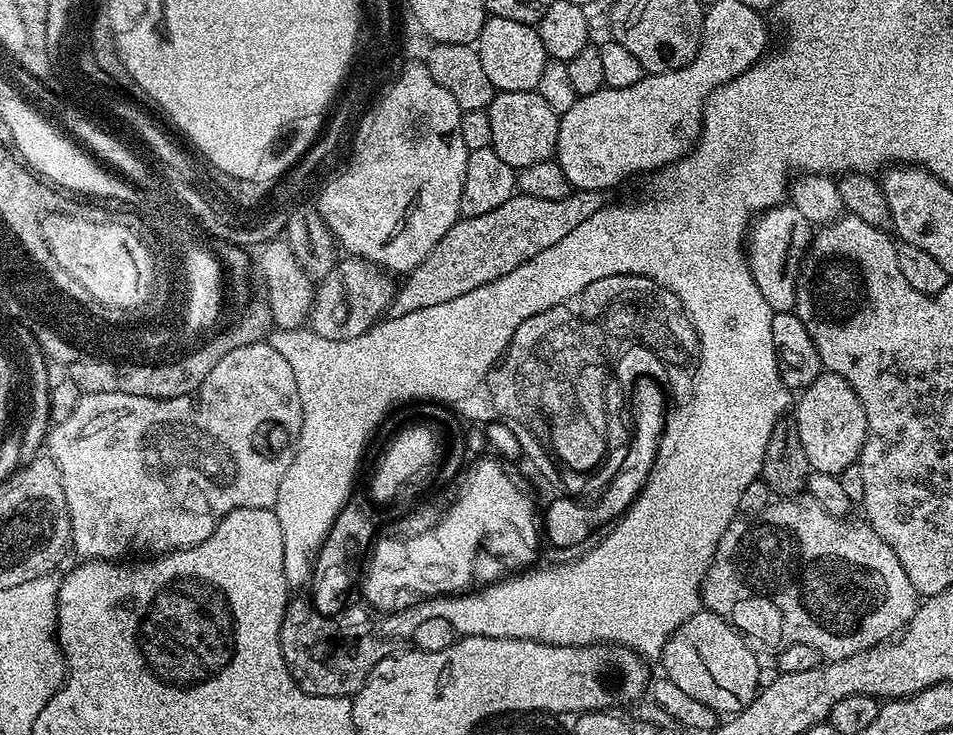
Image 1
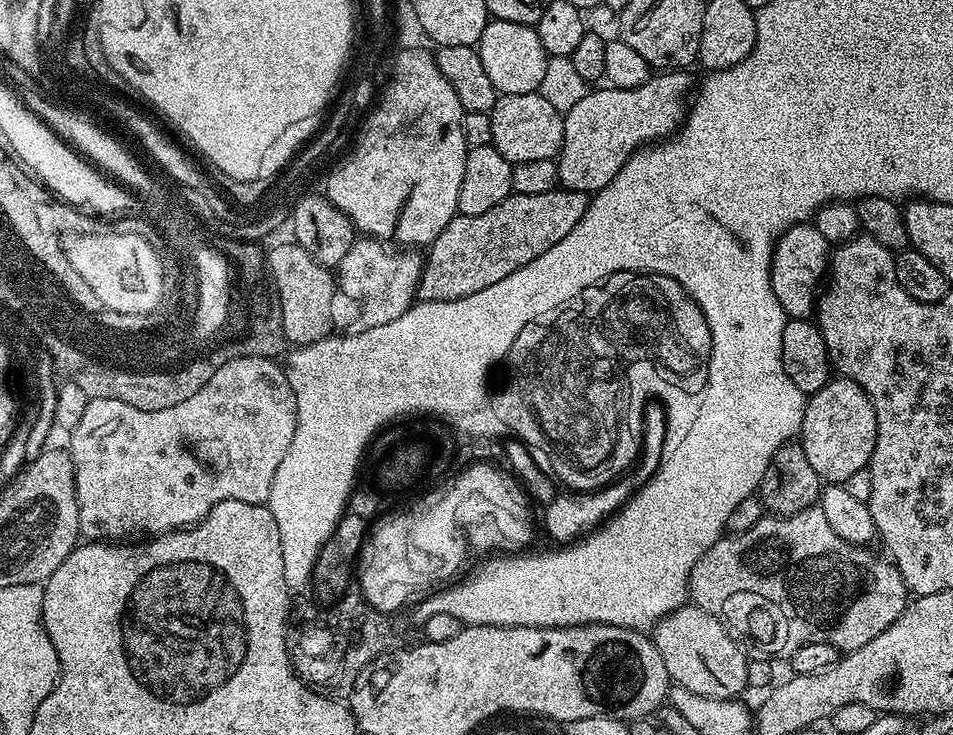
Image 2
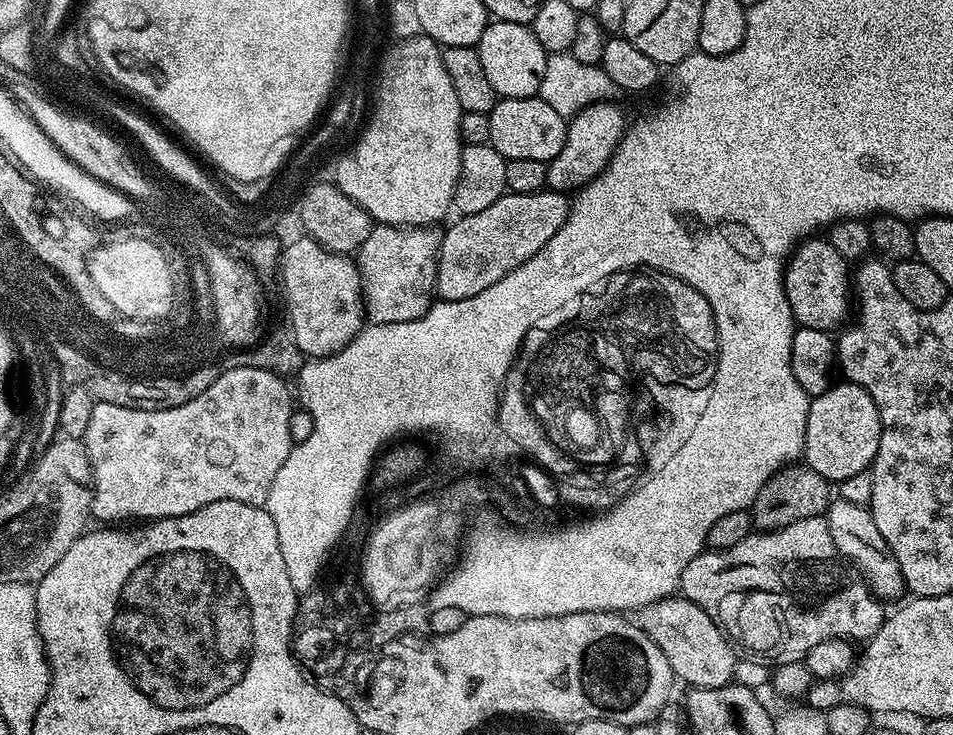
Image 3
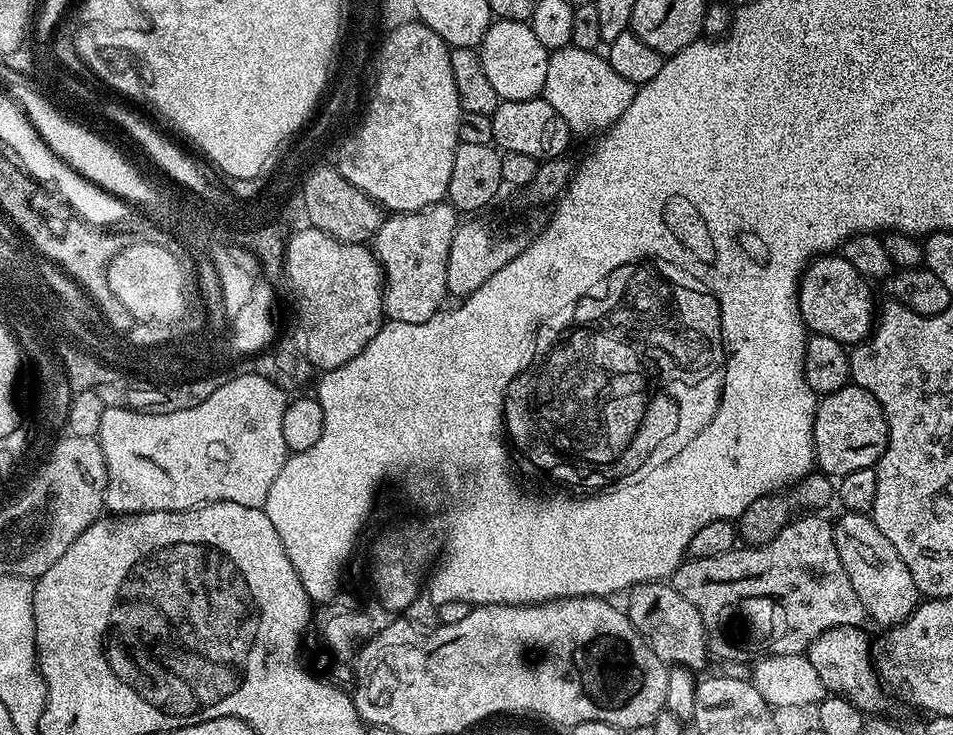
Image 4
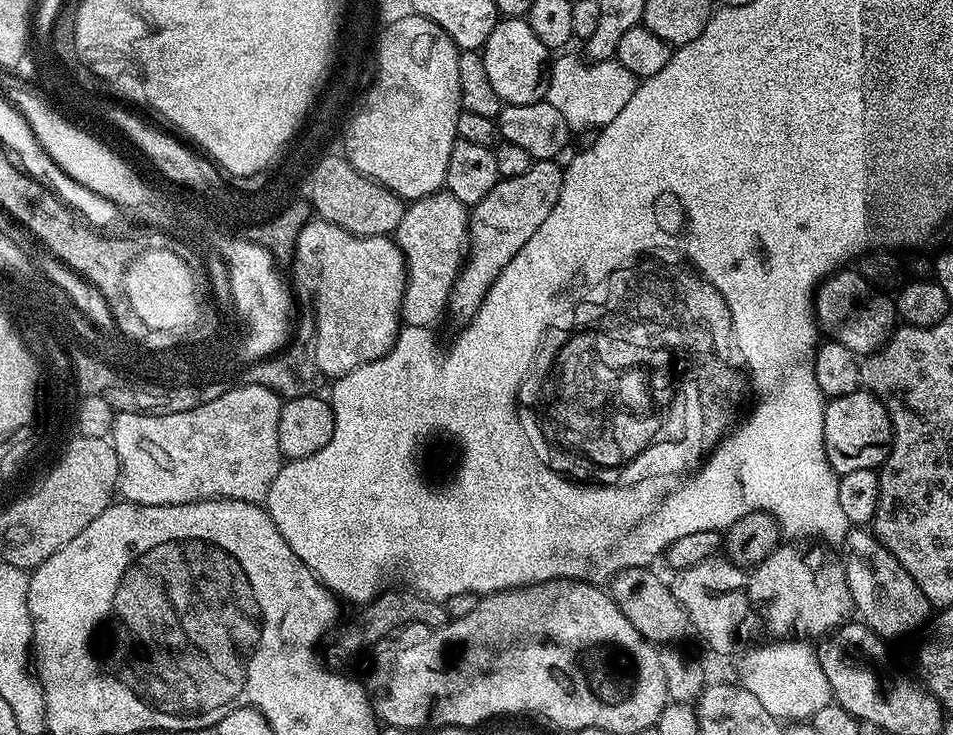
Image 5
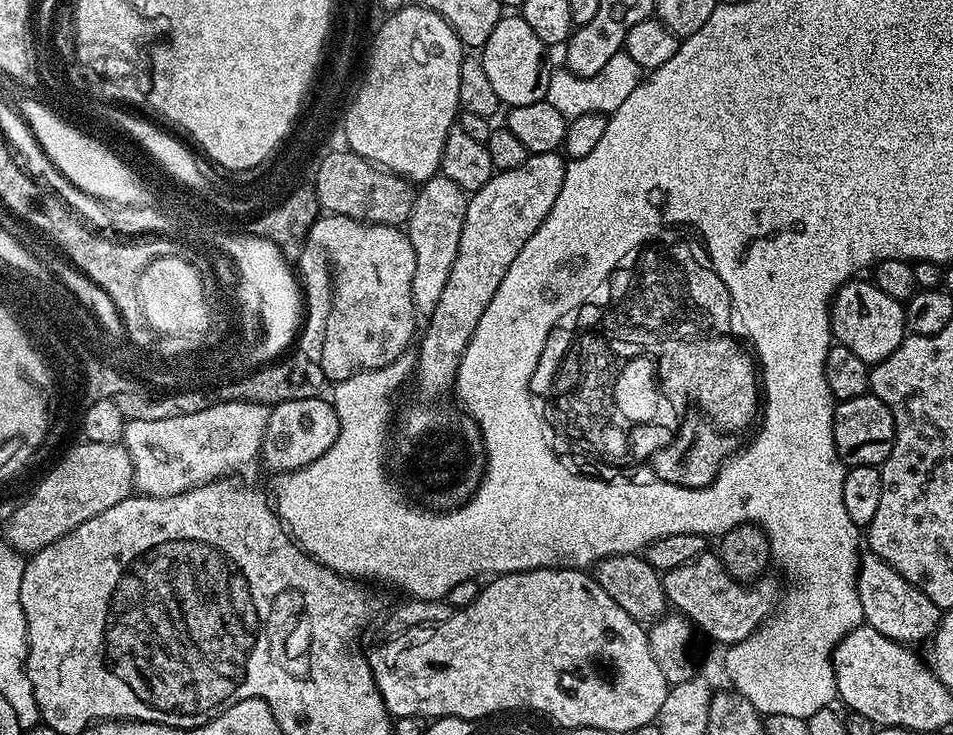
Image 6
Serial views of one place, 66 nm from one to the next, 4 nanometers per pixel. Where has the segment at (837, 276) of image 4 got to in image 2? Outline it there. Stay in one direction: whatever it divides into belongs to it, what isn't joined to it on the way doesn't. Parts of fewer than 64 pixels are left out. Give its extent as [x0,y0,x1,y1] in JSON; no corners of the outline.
[770,223,829,320]

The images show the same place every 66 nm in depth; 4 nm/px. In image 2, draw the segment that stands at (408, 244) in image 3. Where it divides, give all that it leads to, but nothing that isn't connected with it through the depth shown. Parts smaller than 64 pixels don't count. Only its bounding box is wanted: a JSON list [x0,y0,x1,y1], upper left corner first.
[338,238,425,333]

